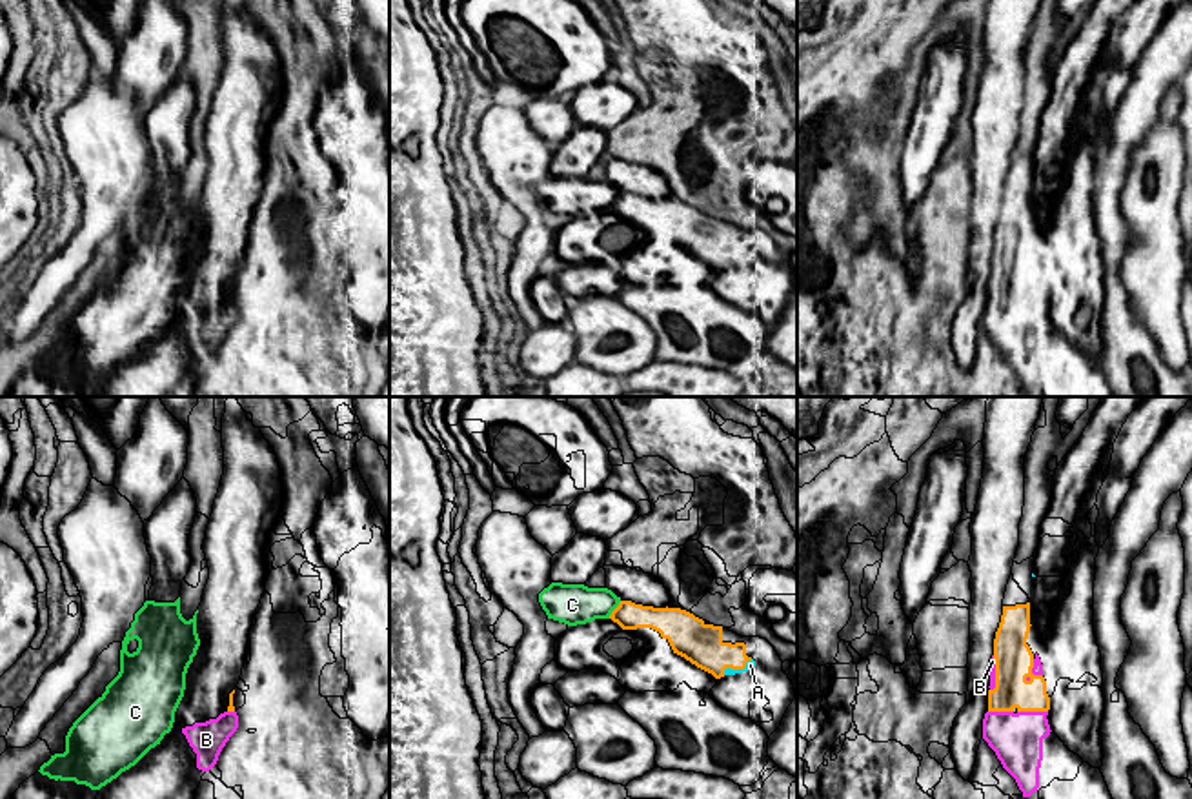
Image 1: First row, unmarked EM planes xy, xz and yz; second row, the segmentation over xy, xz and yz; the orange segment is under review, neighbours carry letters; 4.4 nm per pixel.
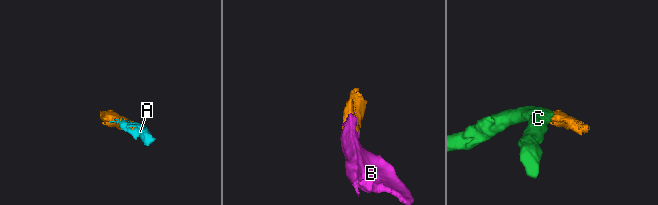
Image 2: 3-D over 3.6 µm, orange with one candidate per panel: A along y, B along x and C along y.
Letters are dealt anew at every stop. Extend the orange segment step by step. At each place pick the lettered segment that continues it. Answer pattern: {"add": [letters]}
{"add": ["A", "B"]}

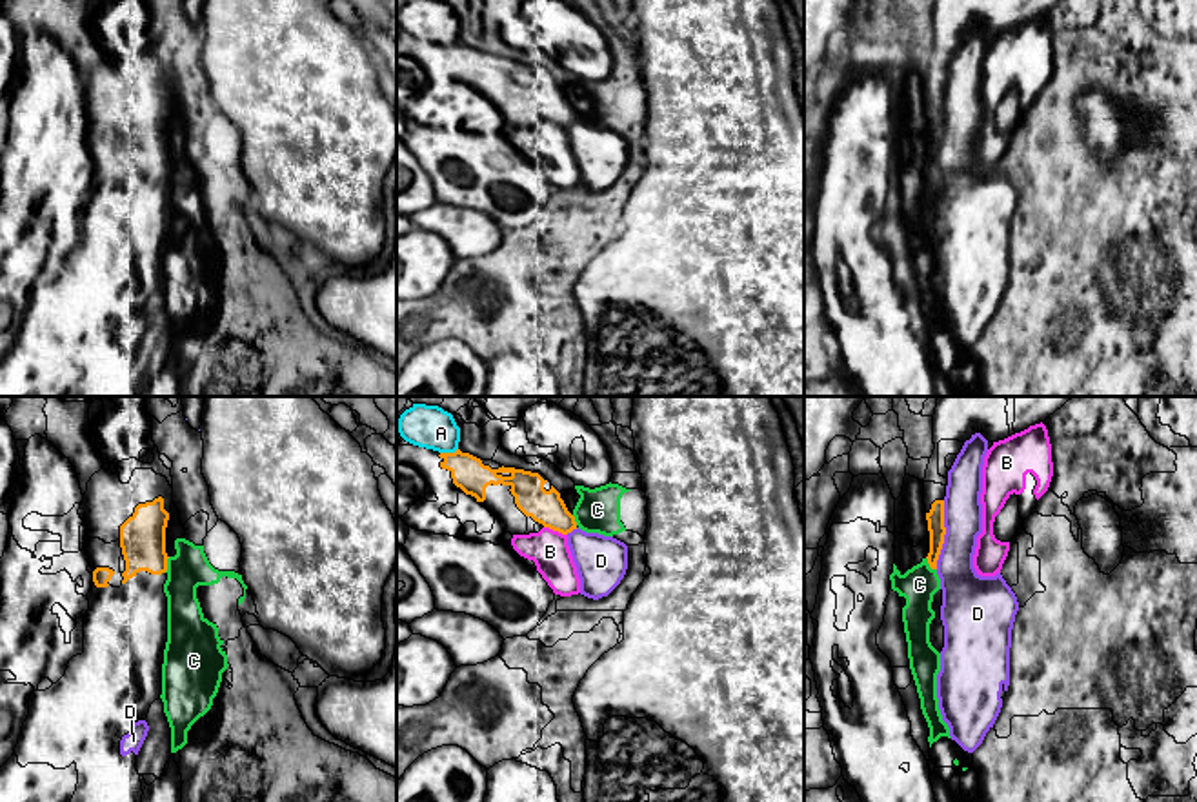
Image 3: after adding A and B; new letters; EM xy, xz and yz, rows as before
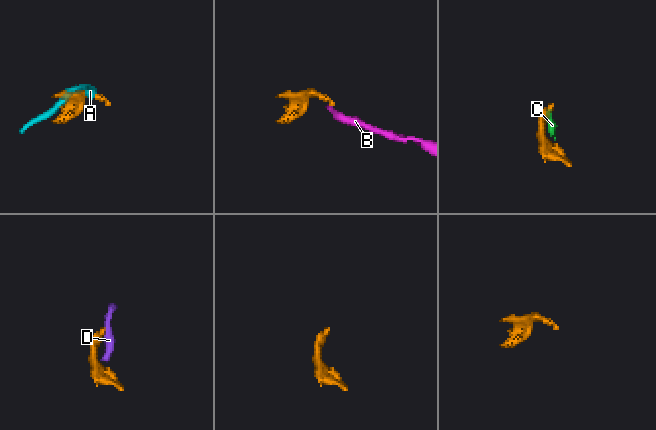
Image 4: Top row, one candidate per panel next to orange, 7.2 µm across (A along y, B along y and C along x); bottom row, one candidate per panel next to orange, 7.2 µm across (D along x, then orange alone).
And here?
{"add": []}

